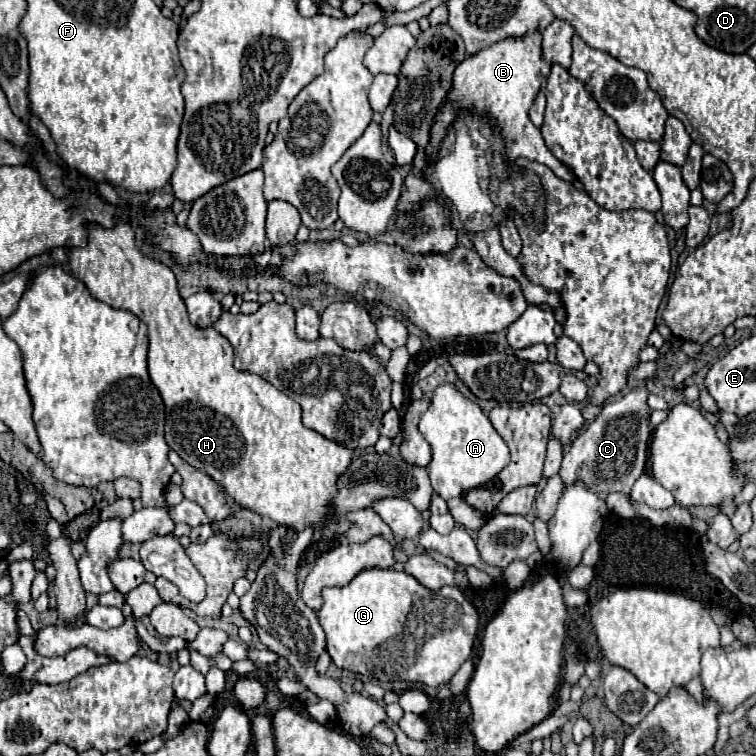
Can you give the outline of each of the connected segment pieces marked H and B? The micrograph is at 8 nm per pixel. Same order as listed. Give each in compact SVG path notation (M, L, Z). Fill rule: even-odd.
M90 225L88 227L88 245L84 249L70 249L70 267L72 267L72 273L76 279L84 281L84 285L88 287L90 295L106 305L110 305L112 309L124 309L124 311L130 311L134 313L142 323L146 323L148 327L148 335L150 335L150 347L148 347L148 373L150 373L150 379L152 383L156 385L156 389L160 391L160 397L164 401L164 409L166 409L166 443L172 451L176 451L188 465L192 465L194 469L206 473L208 477L212 477L218 485L222 485L222 489L226 491L228 497L232 497L236 503L256 511L258 515L262 517L270 517L272 521L276 521L278 525L288 525L288 527L294 527L294 529L304 529L306 525L312 525L316 529L322 531L322 537L324 539L332 539L336 535L342 535L350 523L348 521L340 521L336 523L338 519L332 519L328 517L328 505L332 501L332 497L336 495L336 479L340 473L344 473L344 469L350 465L352 461L352 451L350 449L344 449L342 445L336 445L334 441L328 441L326 437L320 437L320 433L308 429L302 425L300 421L300 405L296 401L292 401L286 393L282 393L280 389L276 389L274 385L270 385L268 381L264 381L260 375L252 375L252 373L244 373L244 371L236 371L232 361L234 361L234 351L232 351L232 345L228 343L228 339L224 339L220 333L216 333L214 329L196 329L190 321L188 321L188 313L186 313L186 305L184 301L180 299L178 295L178 287L176 287L176 277L174 273L158 263L158 261L152 261L148 257L144 257L136 245L134 245L134 229L130 225L116 225L116 229L100 229L100 225Z
M530 31L528 35L522 37L506 37L474 55L468 55L454 71L452 97L448 97L448 105L440 109L440 117L436 117L436 125L432 127L432 137L426 151L428 153L436 151L436 145L442 141L446 133L446 127L456 119L456 111L468 107L496 119L496 123L502 129L510 161L516 161L518 157L526 157L530 161L544 163L554 171L556 177L574 183L576 181L574 173L546 149L540 129L536 129L528 119L528 109L536 93L542 89L544 81L548 79L548 73L550 73L550 63L542 55L540 31Z

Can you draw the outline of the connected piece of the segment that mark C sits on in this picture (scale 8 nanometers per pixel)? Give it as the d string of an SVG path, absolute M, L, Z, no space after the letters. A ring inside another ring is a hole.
M636 387L622 399L604 405L592 425L588 425L588 429L584 429L584 433L580 433L580 437L574 441L570 453L564 455L560 469L564 485L568 485L568 481L574 481L576 477L584 477L584 483L590 489L596 489L596 493L630 493L630 487L646 469L648 445L652 437L650 407L646 399L648 389Z

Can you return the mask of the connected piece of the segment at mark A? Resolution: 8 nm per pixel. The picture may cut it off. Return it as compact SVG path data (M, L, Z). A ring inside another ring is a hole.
M454 385L436 387L430 409L422 415L418 427L432 447L432 461L428 465L430 483L442 499L464 497L470 489L492 481L510 463L510 451L490 419L476 403L460 395Z

